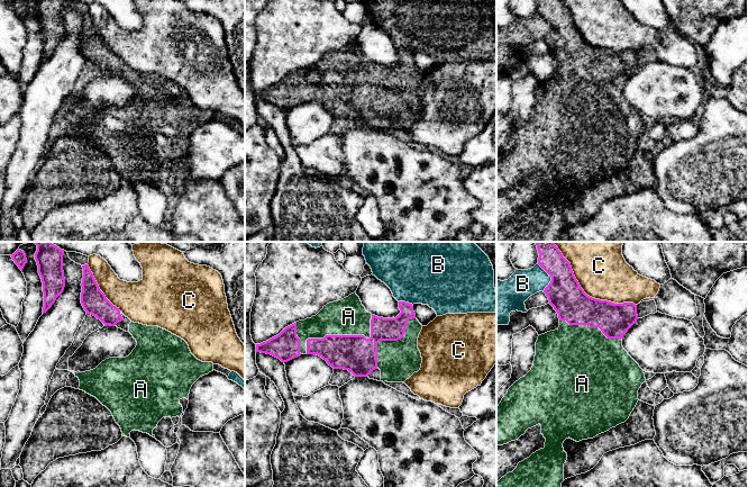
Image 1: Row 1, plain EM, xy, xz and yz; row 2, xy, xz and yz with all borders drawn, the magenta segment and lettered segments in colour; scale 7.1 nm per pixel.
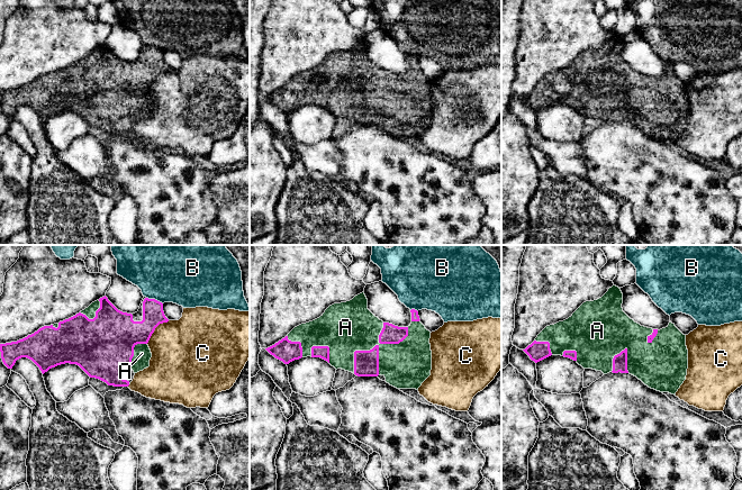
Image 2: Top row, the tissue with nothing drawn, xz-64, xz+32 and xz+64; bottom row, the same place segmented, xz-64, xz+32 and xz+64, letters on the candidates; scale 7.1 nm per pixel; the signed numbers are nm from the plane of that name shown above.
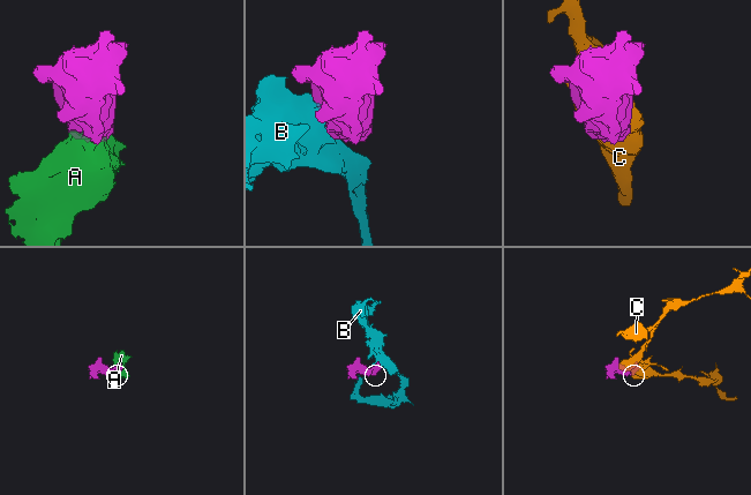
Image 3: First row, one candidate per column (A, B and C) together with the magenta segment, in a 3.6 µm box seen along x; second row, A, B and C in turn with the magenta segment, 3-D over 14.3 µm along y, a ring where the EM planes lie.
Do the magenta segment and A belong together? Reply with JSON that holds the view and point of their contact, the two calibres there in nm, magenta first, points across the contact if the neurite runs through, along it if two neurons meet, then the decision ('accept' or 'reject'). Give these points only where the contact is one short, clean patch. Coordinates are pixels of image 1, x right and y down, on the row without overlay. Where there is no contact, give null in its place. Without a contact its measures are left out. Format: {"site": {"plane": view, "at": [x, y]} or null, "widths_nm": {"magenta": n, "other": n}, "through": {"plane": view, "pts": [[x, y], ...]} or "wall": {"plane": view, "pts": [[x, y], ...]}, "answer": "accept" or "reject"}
{"site": {"plane": "xz", "at": [341, 83]}, "widths_nm": {"magenta": 260, "other": 260}, "answer": "accept"}

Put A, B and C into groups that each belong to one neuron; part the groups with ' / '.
A / B / C

